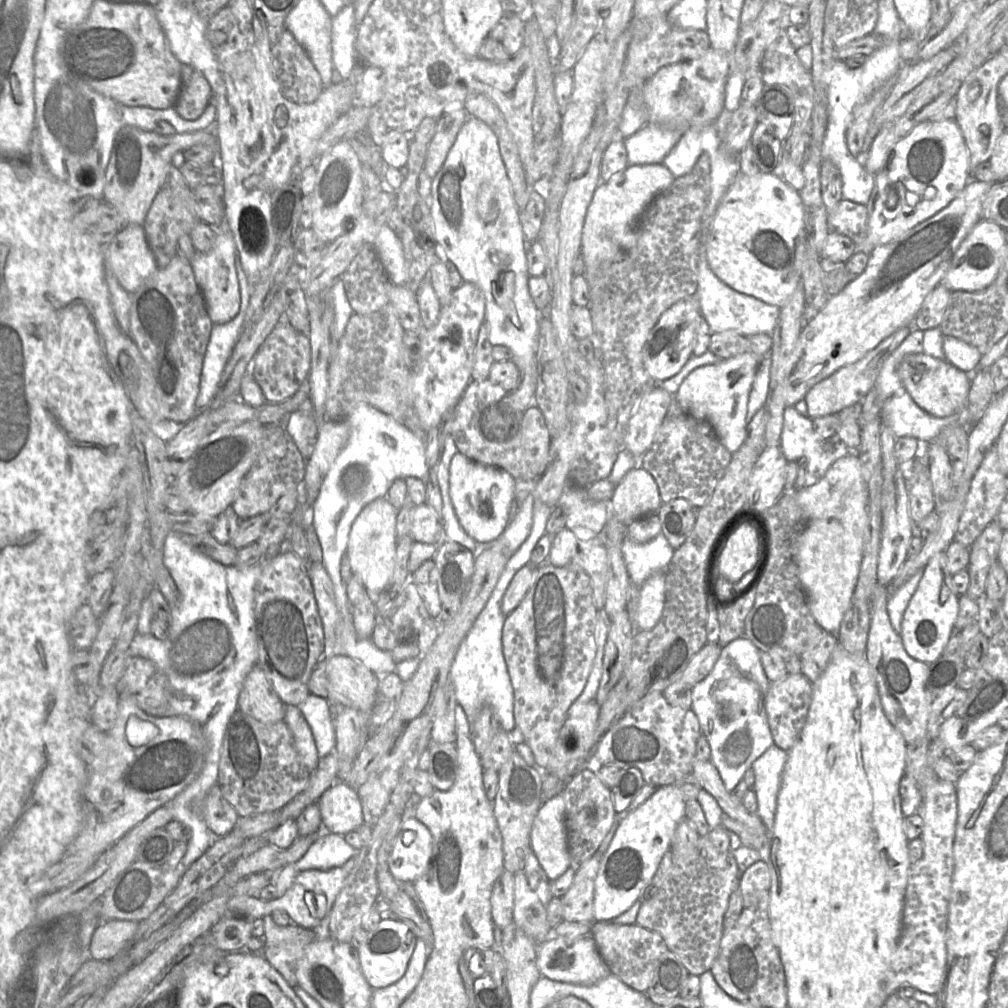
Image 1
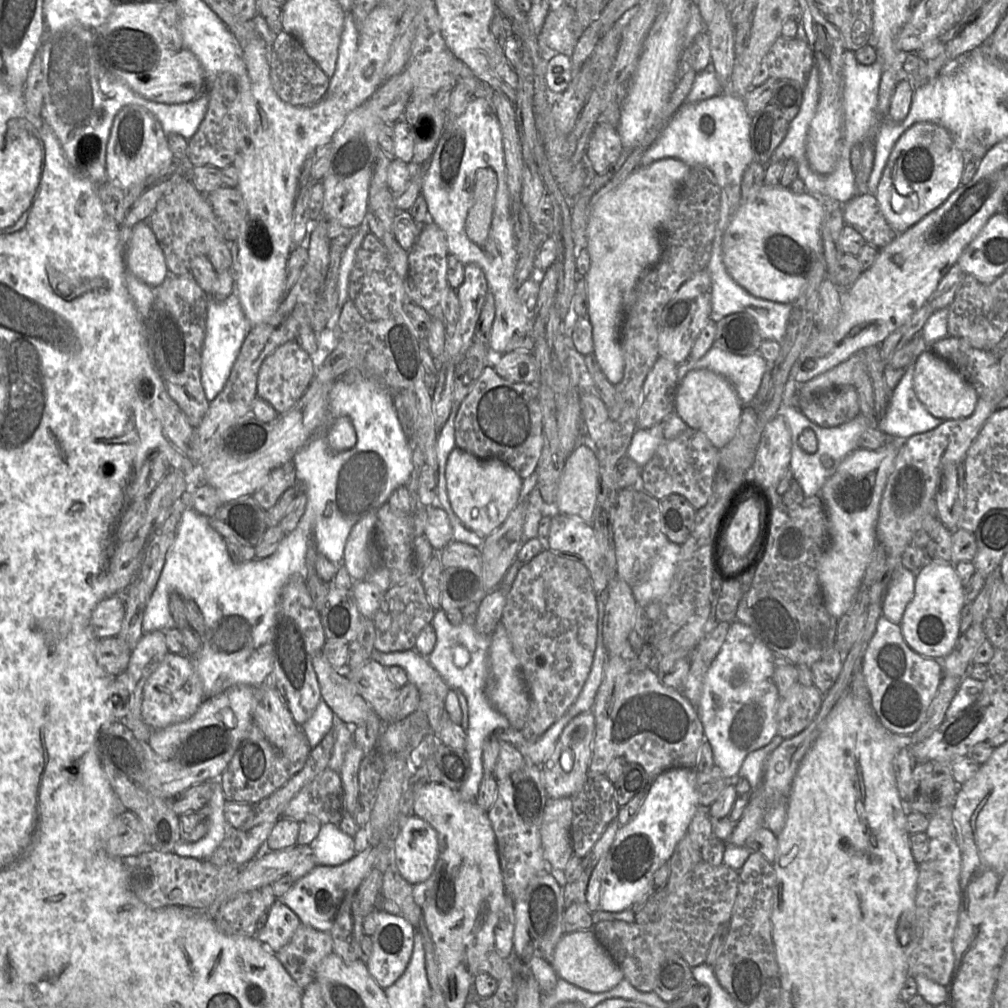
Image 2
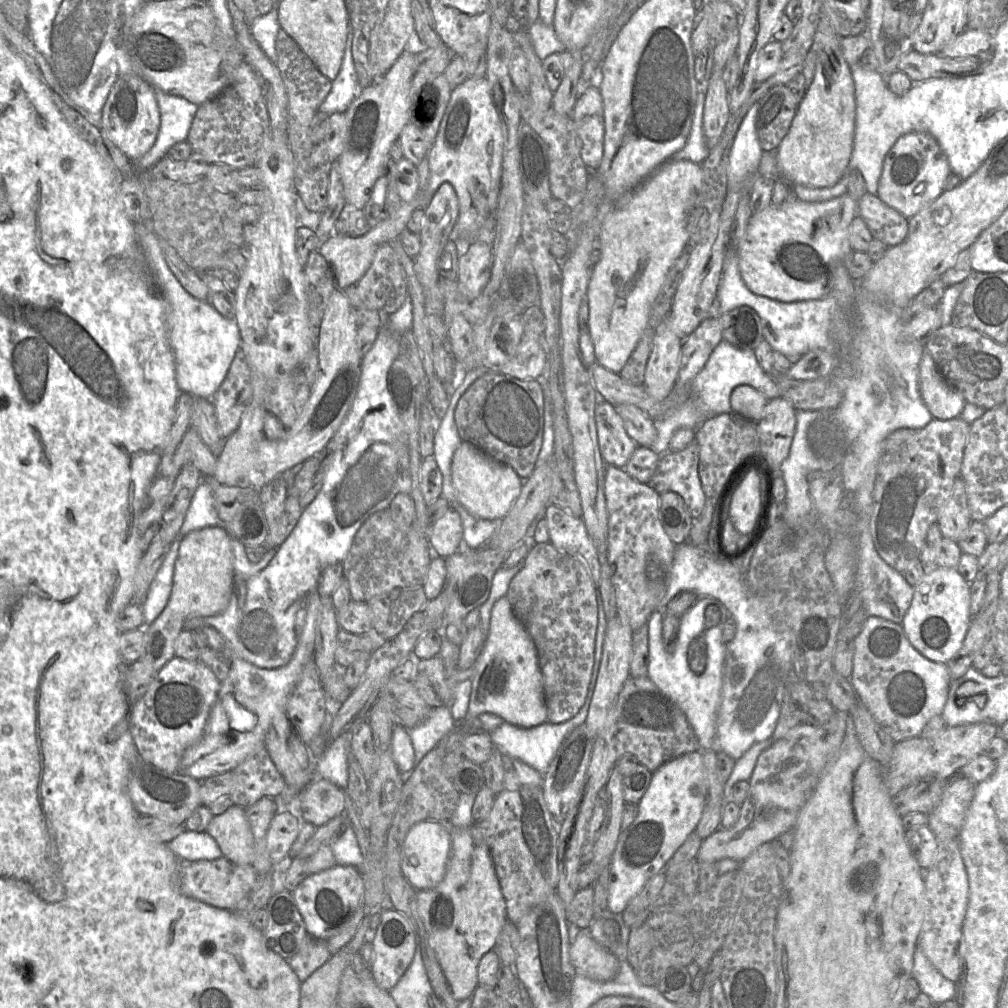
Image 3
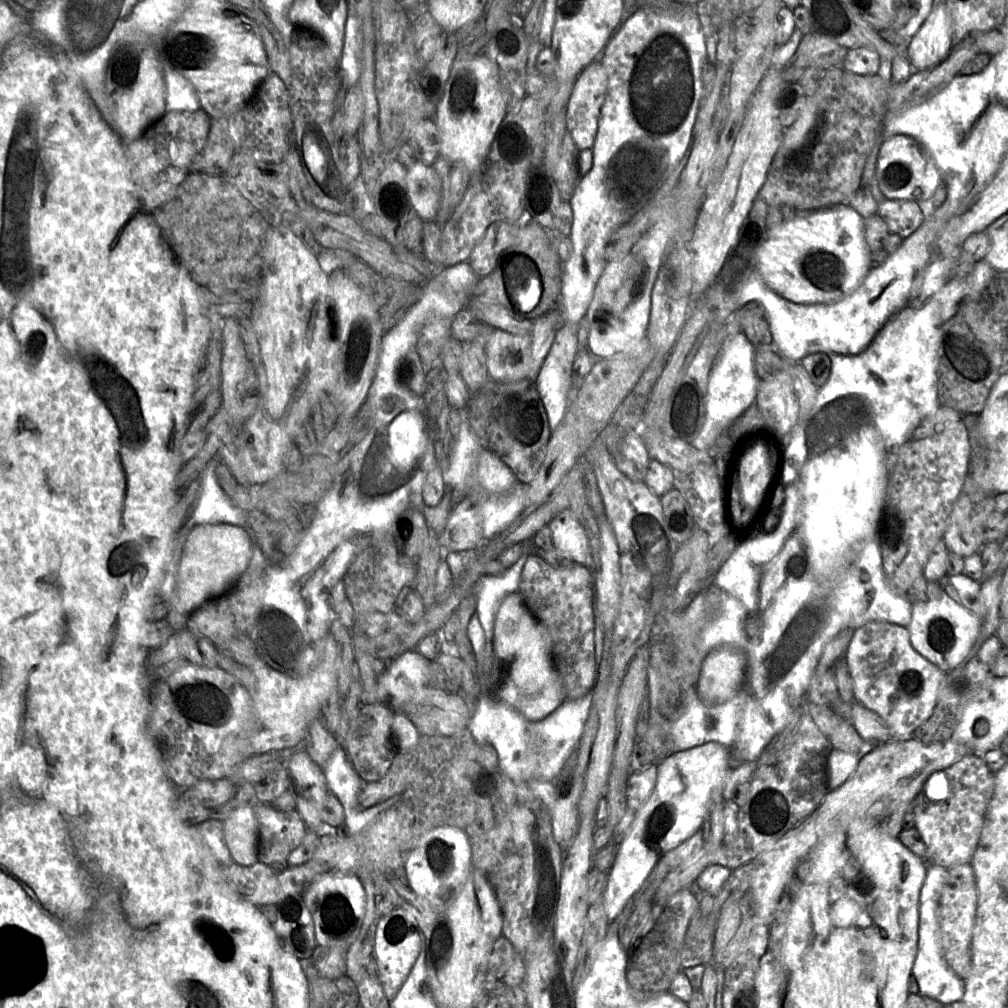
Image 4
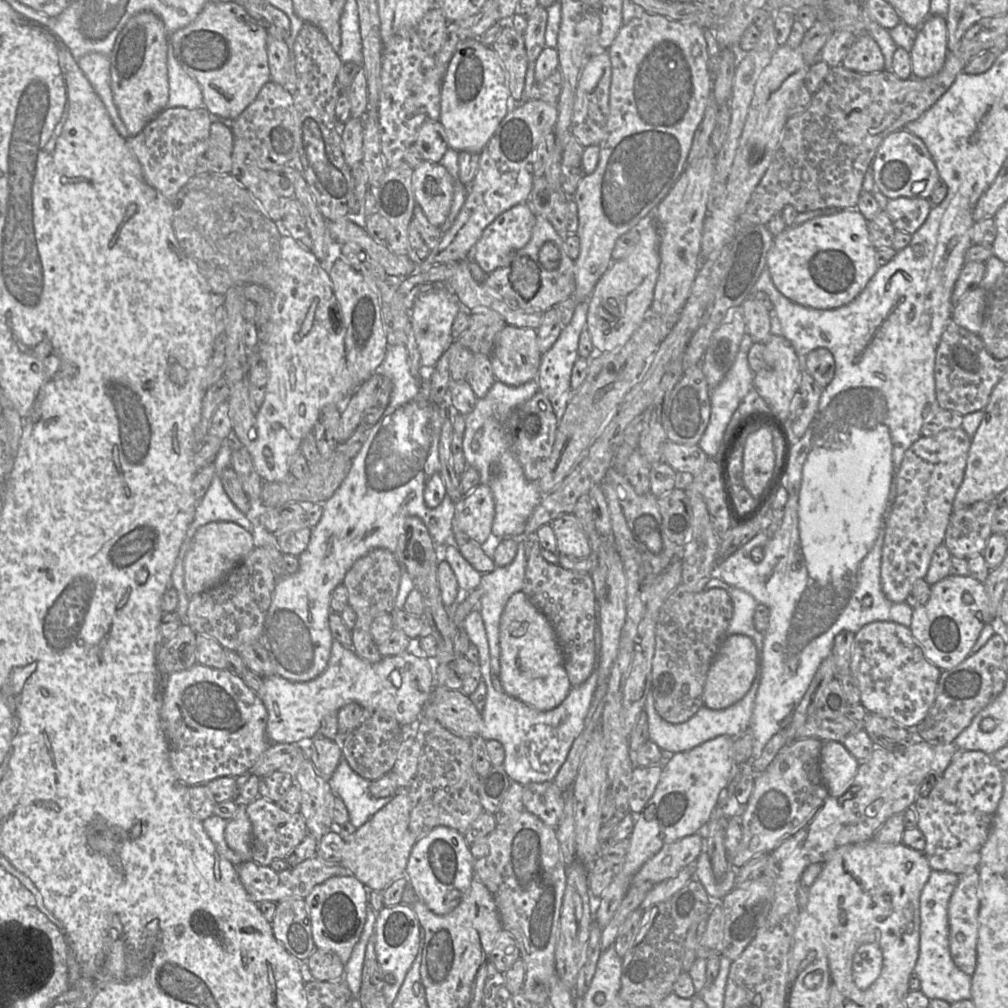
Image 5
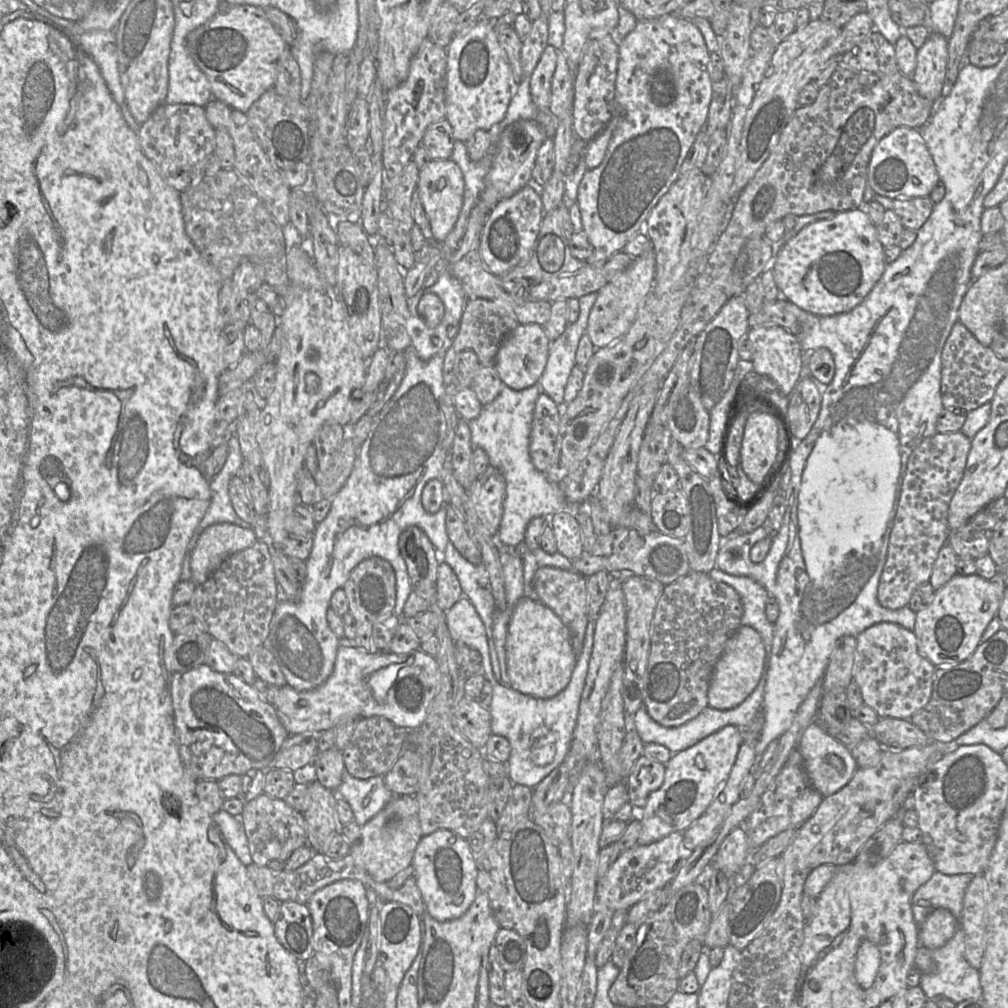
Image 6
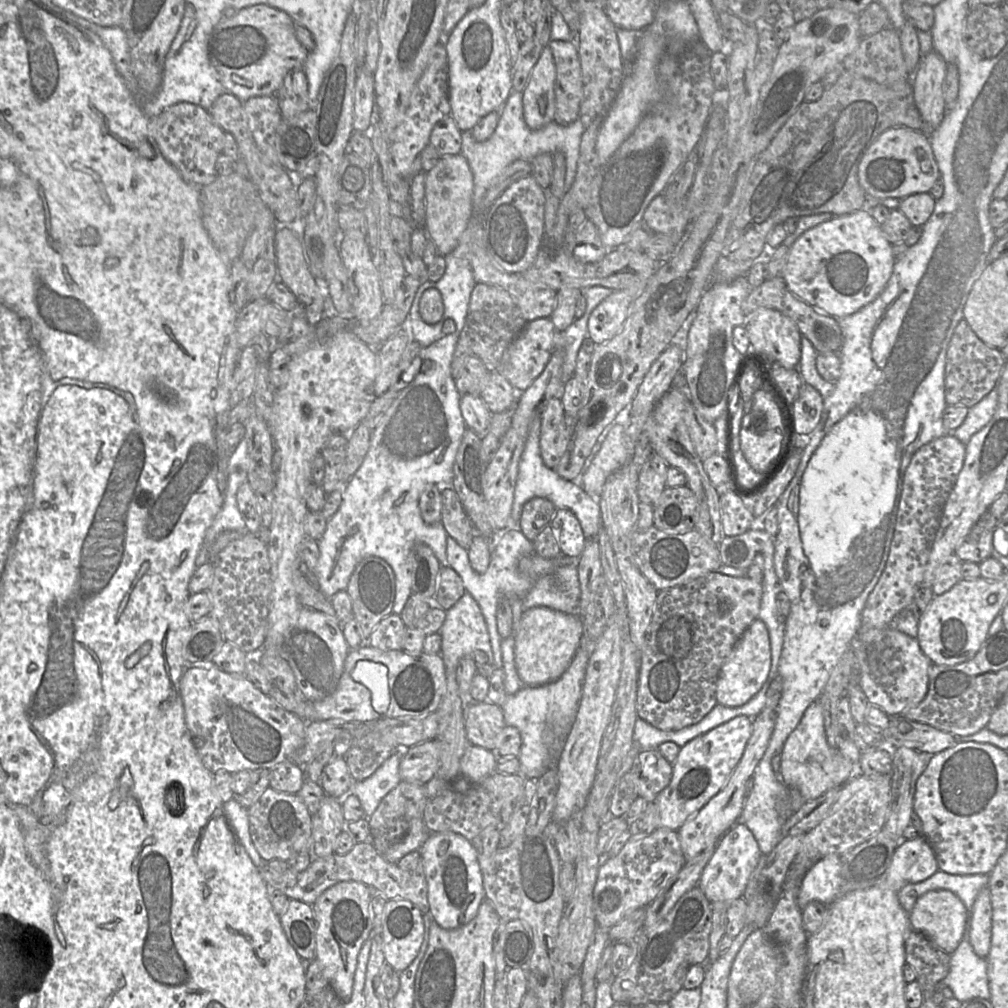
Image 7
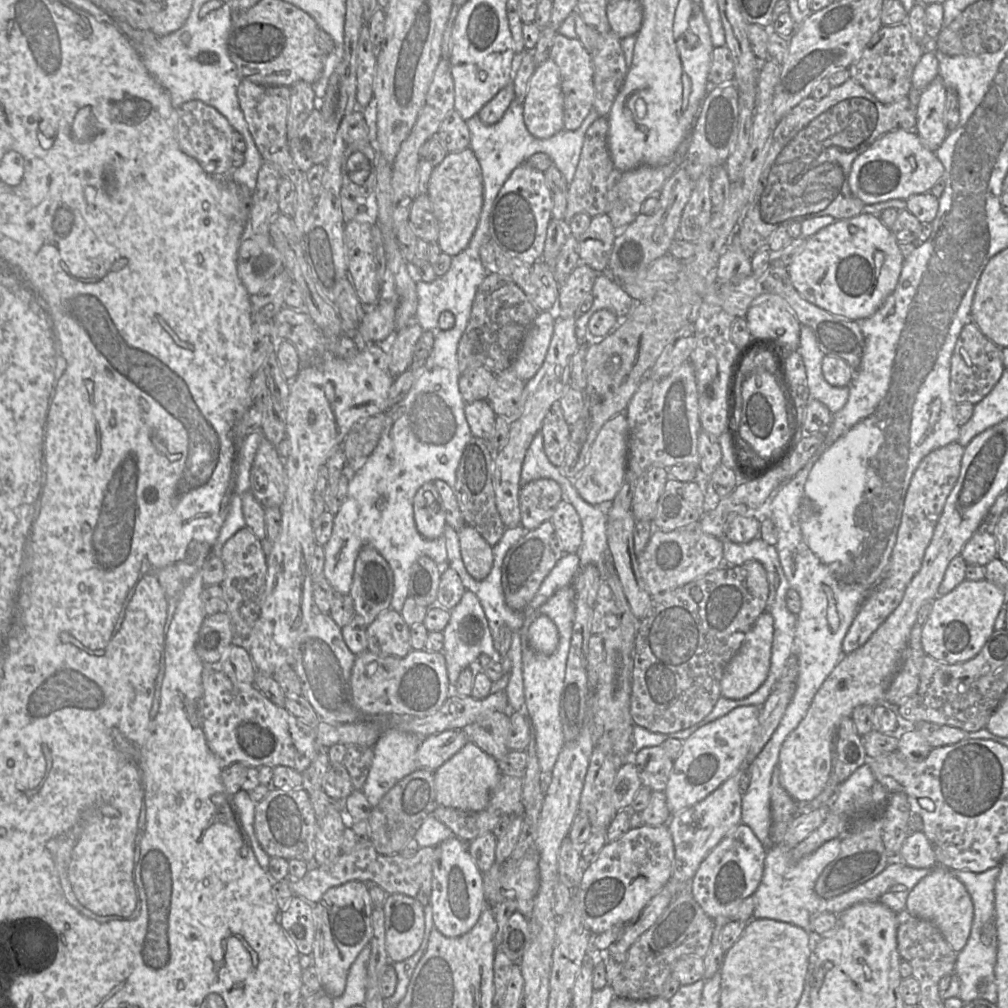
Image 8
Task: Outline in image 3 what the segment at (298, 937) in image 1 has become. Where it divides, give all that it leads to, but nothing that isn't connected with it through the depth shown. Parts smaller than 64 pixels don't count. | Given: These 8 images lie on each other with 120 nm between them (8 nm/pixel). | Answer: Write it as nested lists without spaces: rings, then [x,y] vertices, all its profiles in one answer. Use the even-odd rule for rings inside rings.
[[[308,937],[297,954],[288,960],[288,964],[302,983],[314,971],[325,964],[331,953],[327,941]]]

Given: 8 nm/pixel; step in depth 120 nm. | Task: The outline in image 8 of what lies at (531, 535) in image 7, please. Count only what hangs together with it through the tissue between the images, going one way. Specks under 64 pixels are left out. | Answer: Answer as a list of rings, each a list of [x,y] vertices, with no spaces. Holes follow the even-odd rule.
[[[538,479],[522,486],[519,492],[520,526],[530,531],[550,520],[561,496],[559,484],[552,479]]]

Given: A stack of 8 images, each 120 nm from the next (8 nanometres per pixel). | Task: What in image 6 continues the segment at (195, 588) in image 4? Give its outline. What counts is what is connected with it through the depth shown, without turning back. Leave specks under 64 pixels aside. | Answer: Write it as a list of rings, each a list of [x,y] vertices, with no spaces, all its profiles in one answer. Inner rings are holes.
[[[216,523],[207,527],[191,557],[191,580],[204,583],[230,555],[251,547],[257,541],[251,527]]]

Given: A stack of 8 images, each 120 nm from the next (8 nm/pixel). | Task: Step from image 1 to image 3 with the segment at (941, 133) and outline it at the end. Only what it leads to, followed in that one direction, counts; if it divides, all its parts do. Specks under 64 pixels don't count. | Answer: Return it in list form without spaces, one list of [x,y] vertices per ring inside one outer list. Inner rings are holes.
[[[910,132],[899,137],[886,154],[877,195],[909,220],[941,195],[950,173],[948,159],[937,140],[927,132]]]

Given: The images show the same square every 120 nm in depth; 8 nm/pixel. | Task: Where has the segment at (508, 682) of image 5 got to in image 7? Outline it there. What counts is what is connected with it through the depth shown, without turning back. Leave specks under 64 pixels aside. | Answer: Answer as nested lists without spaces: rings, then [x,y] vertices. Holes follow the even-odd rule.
[[[535,607],[523,612],[515,636],[515,666],[524,686],[542,686],[559,679],[569,668],[582,643],[582,619],[546,607]]]

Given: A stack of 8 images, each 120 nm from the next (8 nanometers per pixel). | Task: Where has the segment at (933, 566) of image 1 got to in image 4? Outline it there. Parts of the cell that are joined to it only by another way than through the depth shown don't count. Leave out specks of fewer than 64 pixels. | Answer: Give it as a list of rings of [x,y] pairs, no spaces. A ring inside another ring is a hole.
[[[964,574],[945,575],[937,581],[927,581],[927,599],[912,604],[911,621],[907,627],[913,648],[946,673],[959,667],[978,640],[982,619],[981,583]]]

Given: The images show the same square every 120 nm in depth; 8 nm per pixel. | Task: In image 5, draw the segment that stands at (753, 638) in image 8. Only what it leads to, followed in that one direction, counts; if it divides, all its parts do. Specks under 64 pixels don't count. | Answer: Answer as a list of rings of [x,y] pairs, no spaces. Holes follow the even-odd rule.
[[[743,634],[728,635],[713,659],[704,684],[703,702],[710,709],[725,709],[739,701],[750,689],[757,671],[757,648]]]

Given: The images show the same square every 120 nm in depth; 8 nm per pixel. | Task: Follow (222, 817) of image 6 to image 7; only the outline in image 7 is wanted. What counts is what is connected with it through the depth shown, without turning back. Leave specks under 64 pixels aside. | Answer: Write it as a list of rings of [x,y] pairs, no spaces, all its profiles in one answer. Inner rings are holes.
[[[230,799],[223,804],[223,810],[252,863],[257,868],[264,868],[267,862],[259,855],[251,839],[248,809],[243,808],[235,799]]]

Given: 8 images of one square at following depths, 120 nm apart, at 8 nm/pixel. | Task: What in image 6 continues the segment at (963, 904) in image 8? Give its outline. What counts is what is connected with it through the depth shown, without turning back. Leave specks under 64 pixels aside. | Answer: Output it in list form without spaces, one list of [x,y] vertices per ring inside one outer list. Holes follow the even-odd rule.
[[[945,908],[931,911],[919,926],[919,942],[929,949],[938,949],[955,935],[958,925],[956,917]]]

